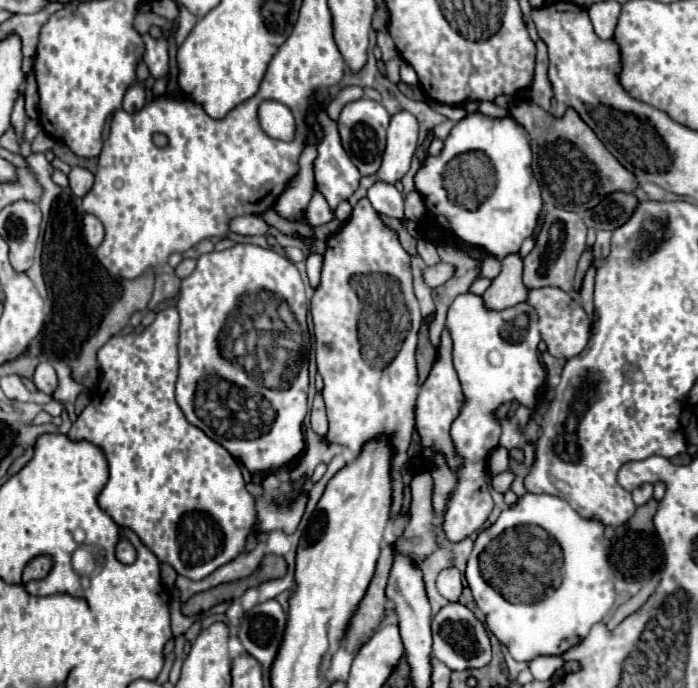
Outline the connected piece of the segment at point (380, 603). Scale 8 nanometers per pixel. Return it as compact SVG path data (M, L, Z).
M383 544L381 556L377 560L375 576L373 576L373 580L367 588L365 598L361 600L361 604L359 604L355 616L353 616L349 632L345 636L345 646L347 648L353 648L359 642L359 638L371 636L371 632L381 624L383 614L385 614L385 602L387 602L385 586L387 586L391 562L393 562L393 548Z

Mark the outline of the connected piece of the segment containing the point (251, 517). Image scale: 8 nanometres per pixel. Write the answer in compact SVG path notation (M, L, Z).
M165 308L161 310L155 320L149 324L149 328L145 328L143 332L131 332L131 334L117 334L113 336L97 354L97 360L101 364L101 380L99 380L99 394L101 400L99 404L89 404L73 422L71 430L69 430L69 438L71 440L87 440L91 444L97 444L105 450L107 460L109 460L109 482L105 484L105 488L99 494L99 506L121 526L121 528L131 528L139 534L139 538L143 540L143 544L165 564L171 564L175 568L177 574L191 578L191 580L203 580L205 576L209 576L213 570L217 570L219 566L235 560L243 550L245 550L245 542L247 536L251 534L253 526L257 524L257 512L255 512L255 498L247 492L245 488L245 480L243 474L237 466L237 462L233 462L233 456L217 442L213 442L209 436L205 436L203 430L199 430L197 426L189 424L185 414L181 412L179 404L175 402L175 382L177 382L177 370L179 370L179 356L177 356L177 338L179 338L179 314L175 308Z

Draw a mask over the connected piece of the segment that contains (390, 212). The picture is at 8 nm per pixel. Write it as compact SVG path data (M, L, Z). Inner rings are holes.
M377 180L369 188L367 198L371 200L373 208L379 214L391 216L391 218L397 218L397 220L403 220L403 194L393 184L387 184L383 180Z

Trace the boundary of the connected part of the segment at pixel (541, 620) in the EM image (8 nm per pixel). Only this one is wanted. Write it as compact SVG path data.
M525 494L517 500L517 504L503 510L495 524L479 532L467 560L465 580L477 606L487 616L489 630L507 646L509 654L517 662L531 662L537 656L565 654L569 648L581 644L591 626L601 622L611 610L615 602L615 588L613 580L605 572L607 554L603 530L605 526L599 520L583 518L563 498L549 494Z

